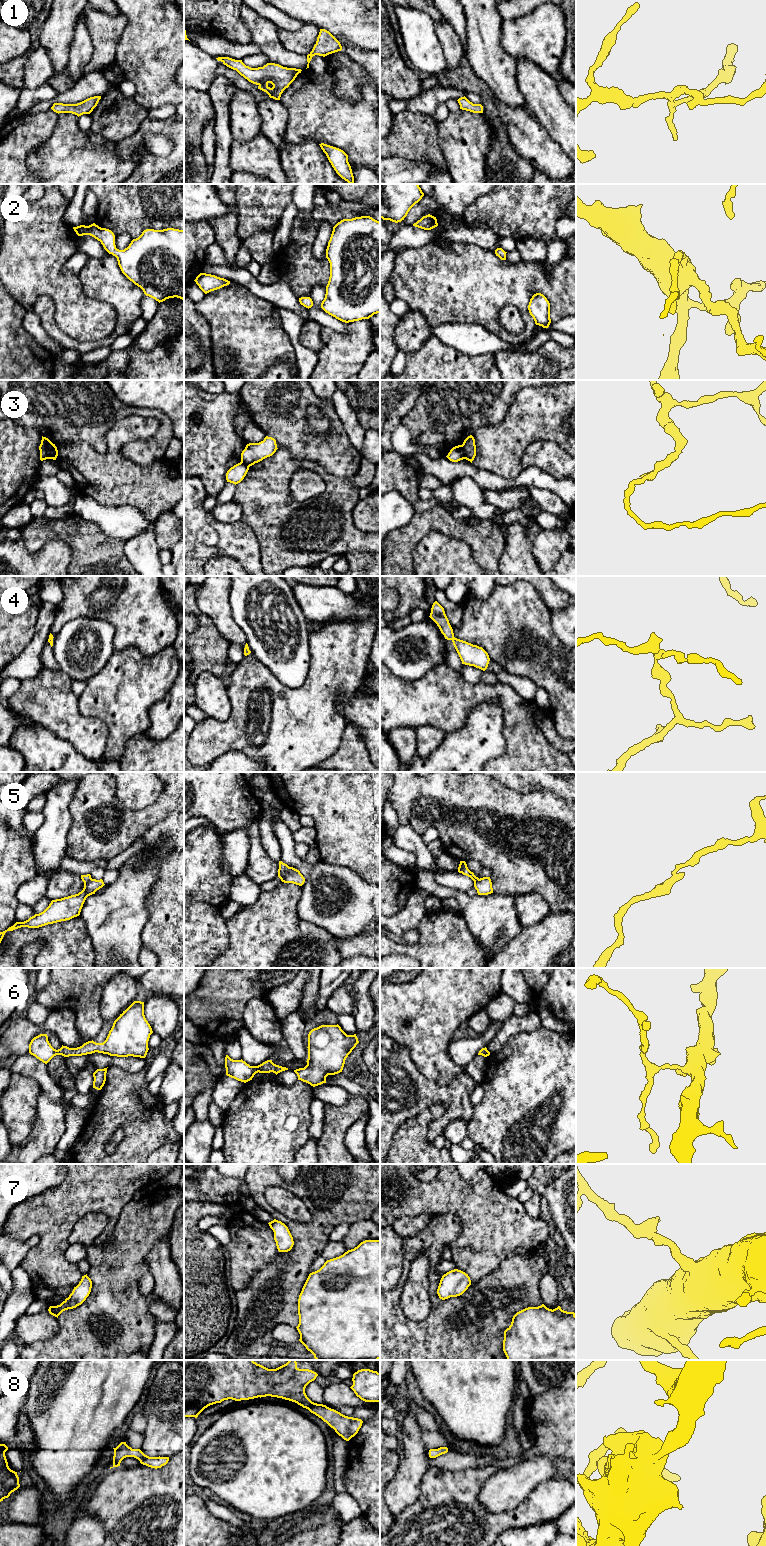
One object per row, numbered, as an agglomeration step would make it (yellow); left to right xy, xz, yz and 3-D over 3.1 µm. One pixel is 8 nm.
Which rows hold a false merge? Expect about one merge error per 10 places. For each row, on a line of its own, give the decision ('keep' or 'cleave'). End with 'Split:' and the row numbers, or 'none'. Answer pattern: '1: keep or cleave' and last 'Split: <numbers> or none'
1: keep
2: keep
3: cleave
4: keep
5: cleave
6: keep
7: keep
8: keep
Split: 3, 5

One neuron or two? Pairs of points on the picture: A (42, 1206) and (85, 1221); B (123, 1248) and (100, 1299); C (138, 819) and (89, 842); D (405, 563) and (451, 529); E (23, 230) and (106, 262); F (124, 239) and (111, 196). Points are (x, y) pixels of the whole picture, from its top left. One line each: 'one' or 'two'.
A: two
B: one
C: one
D: one
E: two
F: two

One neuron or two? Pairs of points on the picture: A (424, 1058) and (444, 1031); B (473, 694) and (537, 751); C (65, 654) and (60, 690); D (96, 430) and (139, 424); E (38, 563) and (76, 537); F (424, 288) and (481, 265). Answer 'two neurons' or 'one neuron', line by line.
A: one neuron
B: one neuron
C: two neurons
D: two neurons
E: two neurons
F: one neuron

